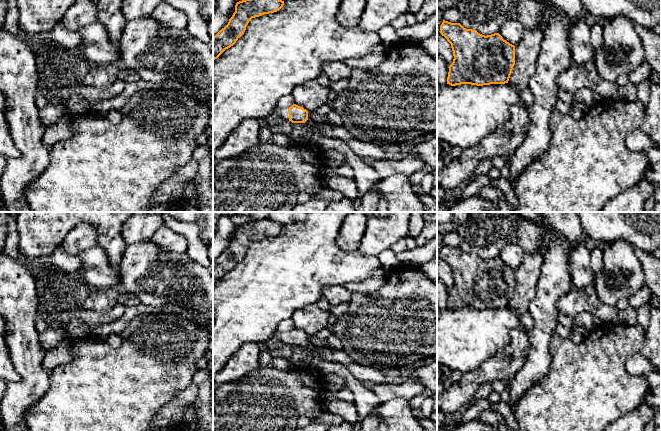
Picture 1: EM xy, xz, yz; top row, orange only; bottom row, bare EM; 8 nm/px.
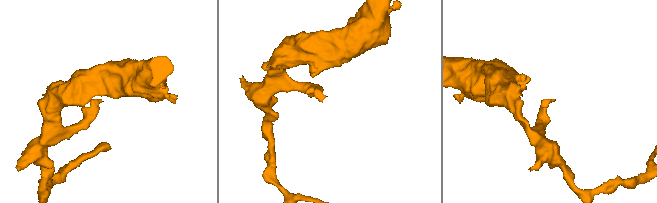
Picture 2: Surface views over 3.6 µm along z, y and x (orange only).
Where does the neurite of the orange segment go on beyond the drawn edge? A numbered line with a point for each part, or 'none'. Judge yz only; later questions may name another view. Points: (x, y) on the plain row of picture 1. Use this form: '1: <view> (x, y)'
none

